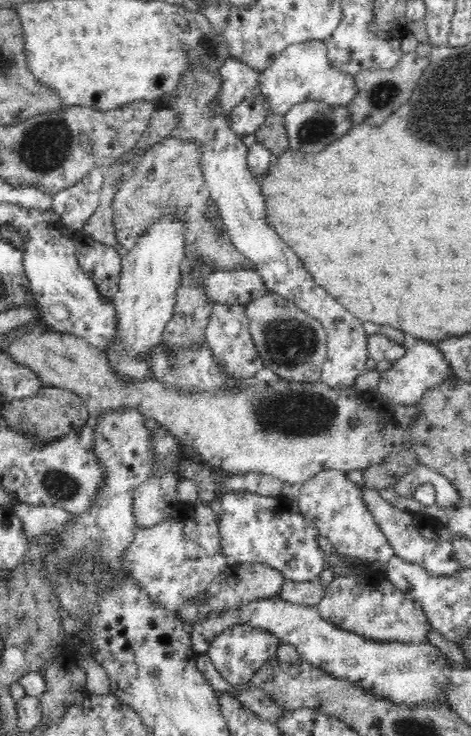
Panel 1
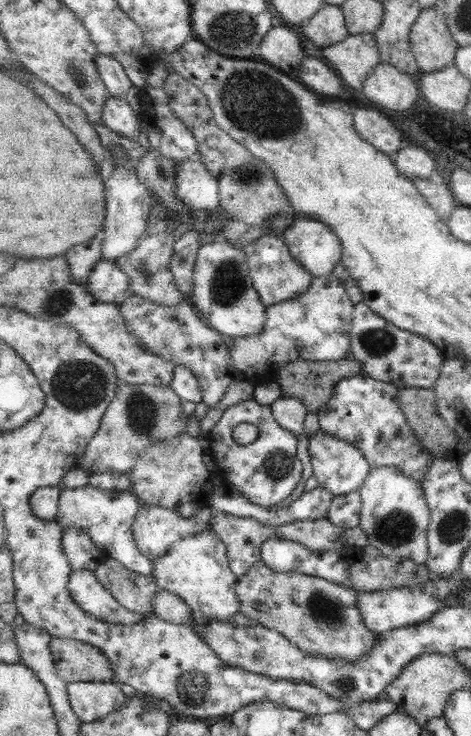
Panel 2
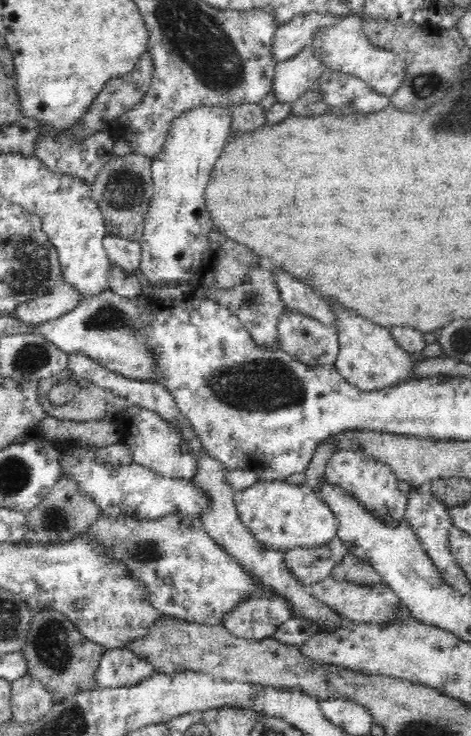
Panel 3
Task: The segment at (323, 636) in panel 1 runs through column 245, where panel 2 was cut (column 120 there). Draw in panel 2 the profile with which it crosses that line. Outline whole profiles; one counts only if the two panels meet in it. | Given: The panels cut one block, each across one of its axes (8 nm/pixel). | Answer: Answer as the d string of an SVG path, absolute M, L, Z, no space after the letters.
M91 569L71 571L70 594L85 612L111 624L132 625L145 618L143 614L133 612L115 600L110 589L106 588Z

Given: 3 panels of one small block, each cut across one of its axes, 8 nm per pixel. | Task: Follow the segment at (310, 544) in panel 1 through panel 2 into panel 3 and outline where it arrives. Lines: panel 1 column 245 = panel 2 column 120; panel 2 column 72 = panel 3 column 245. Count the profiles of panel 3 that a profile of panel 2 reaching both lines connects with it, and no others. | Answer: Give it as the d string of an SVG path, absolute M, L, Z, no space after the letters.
M258 481L250 488L235 491L233 499L240 520L256 539L273 551L284 553L293 548L312 548L328 544L338 532L336 515L306 484L290 484L290 481Z

